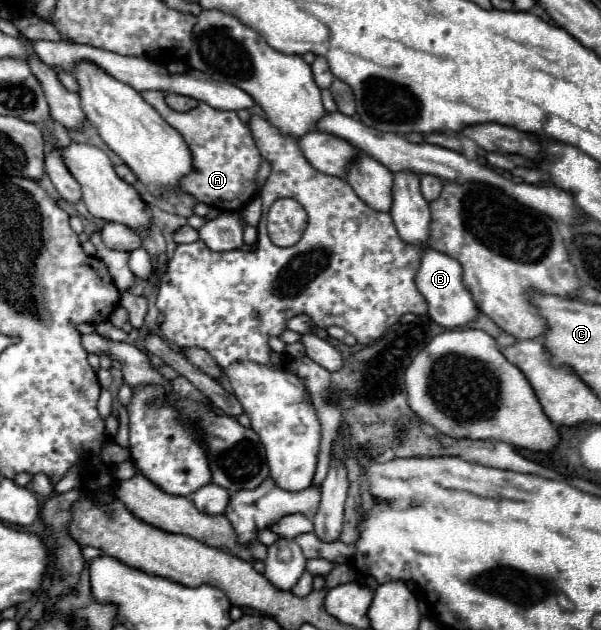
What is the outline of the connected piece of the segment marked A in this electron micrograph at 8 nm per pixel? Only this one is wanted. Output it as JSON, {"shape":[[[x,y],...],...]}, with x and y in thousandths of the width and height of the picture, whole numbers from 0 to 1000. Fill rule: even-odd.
{"shape":[[[245,143],[235,152],[275,187],[278,197],[298,206],[314,229],[324,273],[304,283],[301,302],[324,311],[331,321],[358,327],[364,337],[404,333],[424,311],[424,276],[434,260],[434,244],[421,225],[414,200],[401,194],[391,178],[361,175],[341,162],[314,178],[291,178],[275,165],[271,146]]]}

